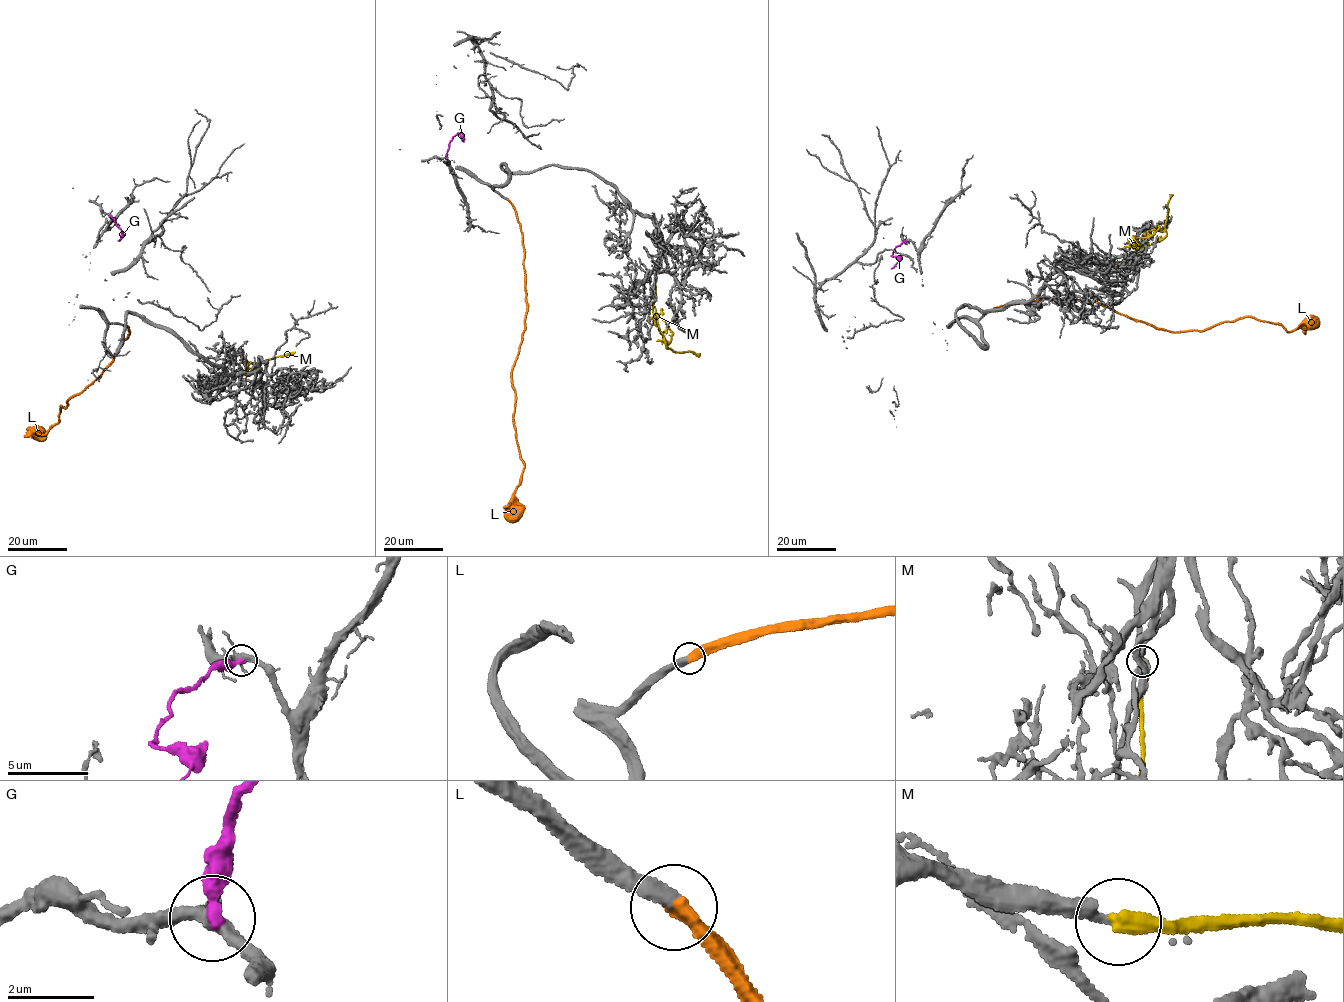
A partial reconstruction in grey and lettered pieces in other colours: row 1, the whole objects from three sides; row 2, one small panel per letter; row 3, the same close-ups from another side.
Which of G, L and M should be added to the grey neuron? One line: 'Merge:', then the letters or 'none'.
Merge: L

